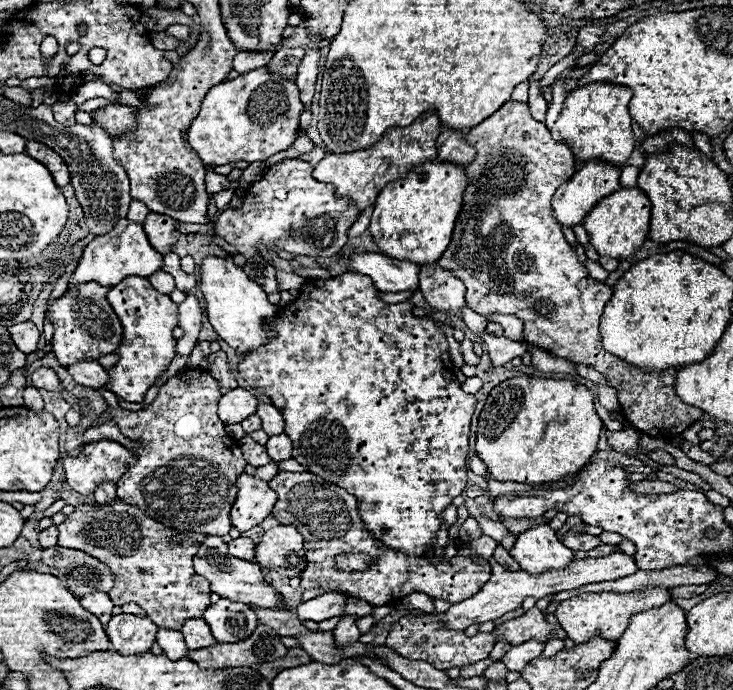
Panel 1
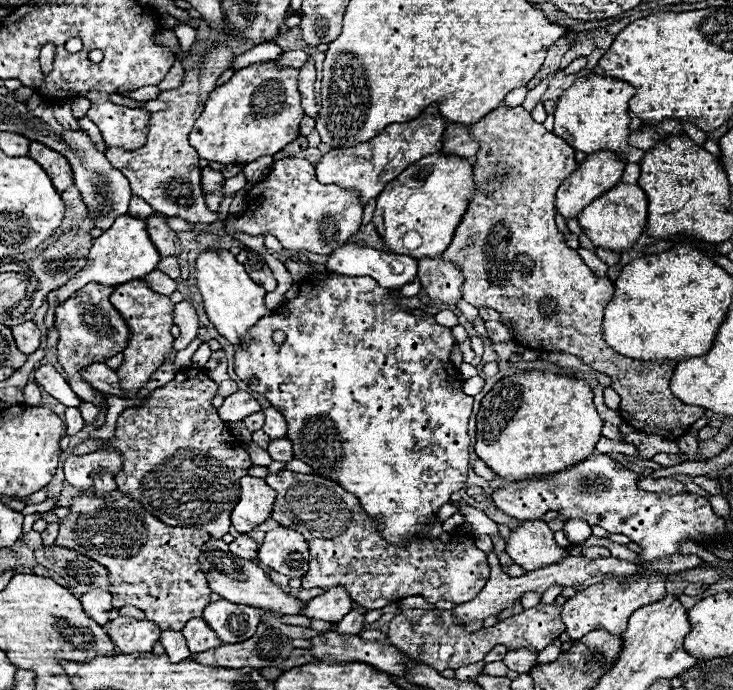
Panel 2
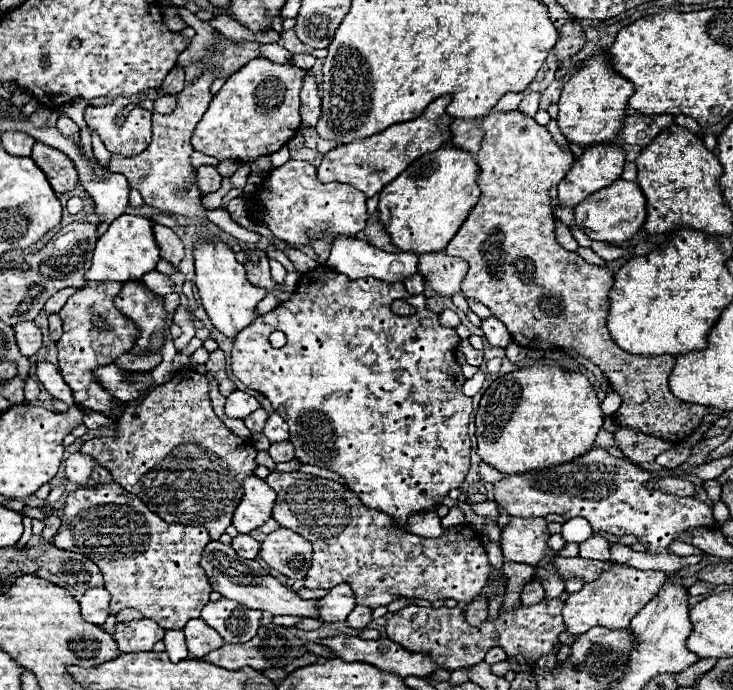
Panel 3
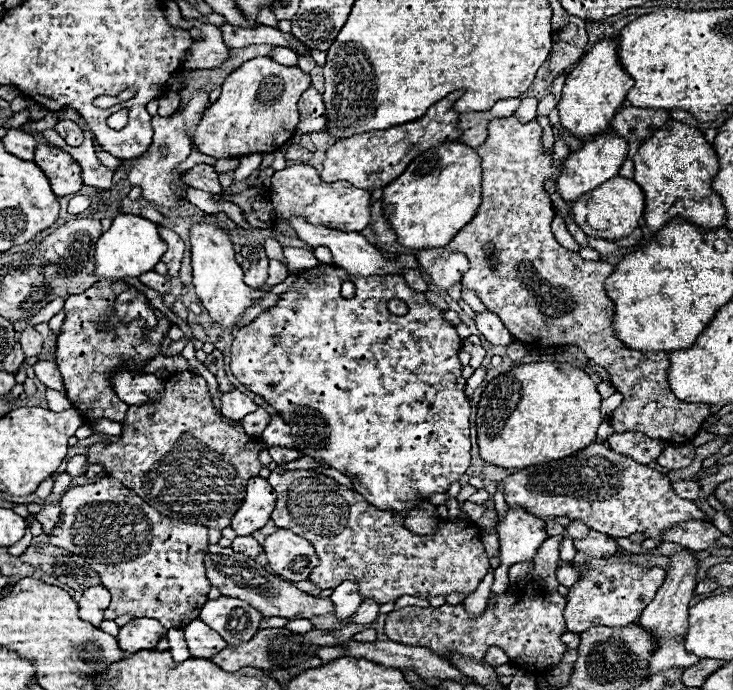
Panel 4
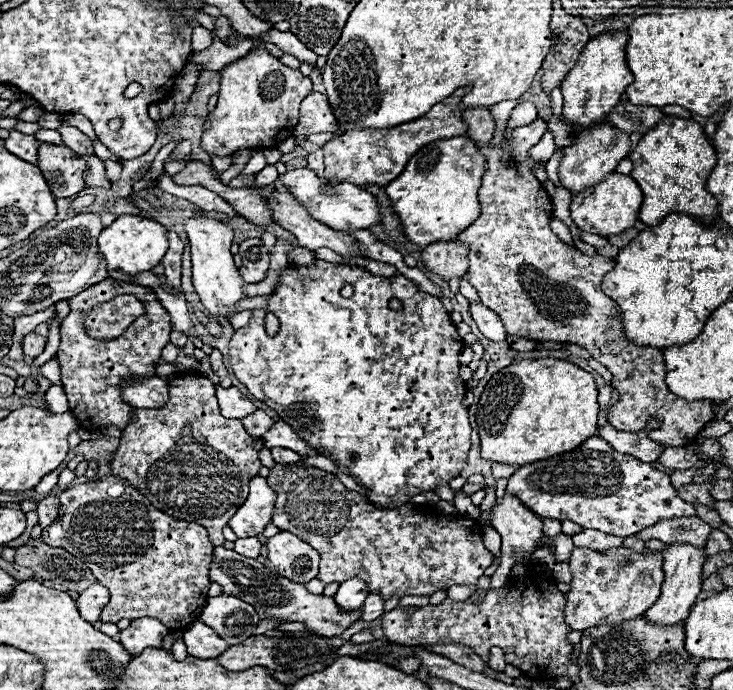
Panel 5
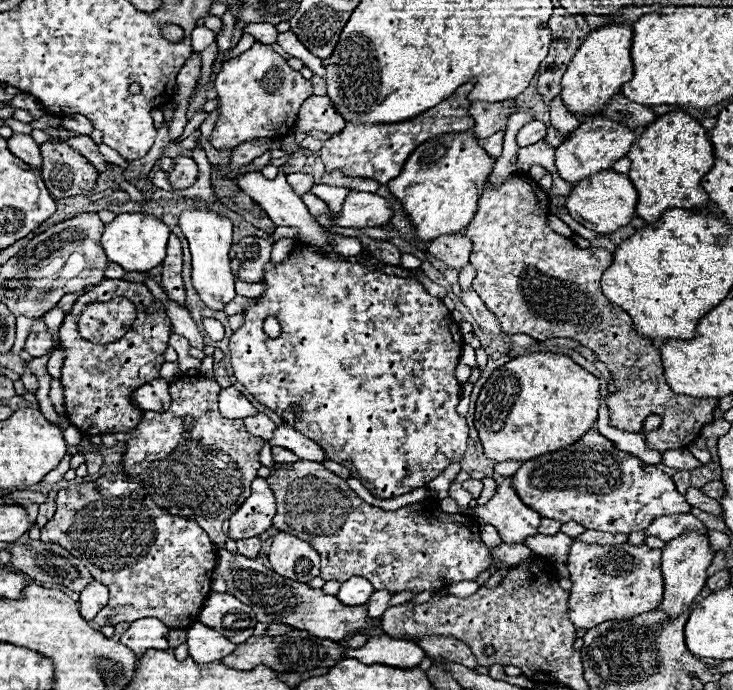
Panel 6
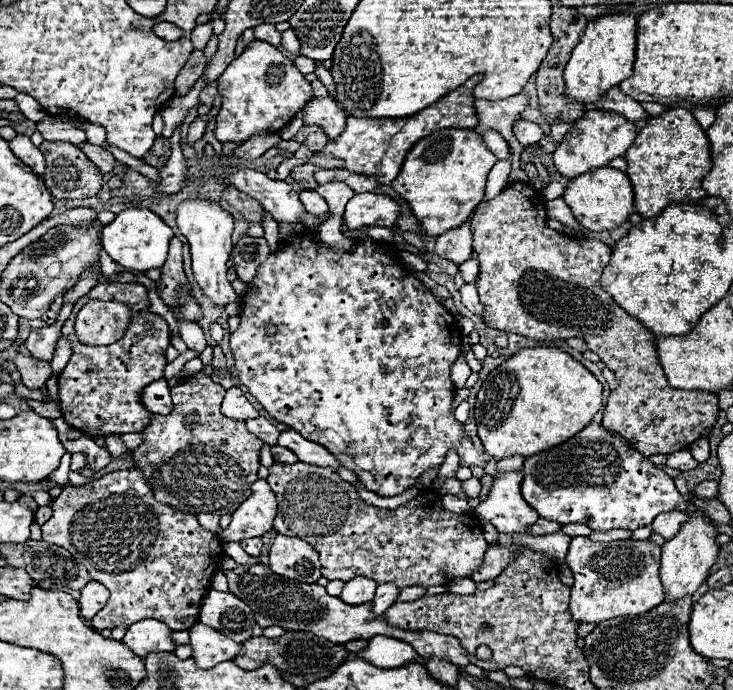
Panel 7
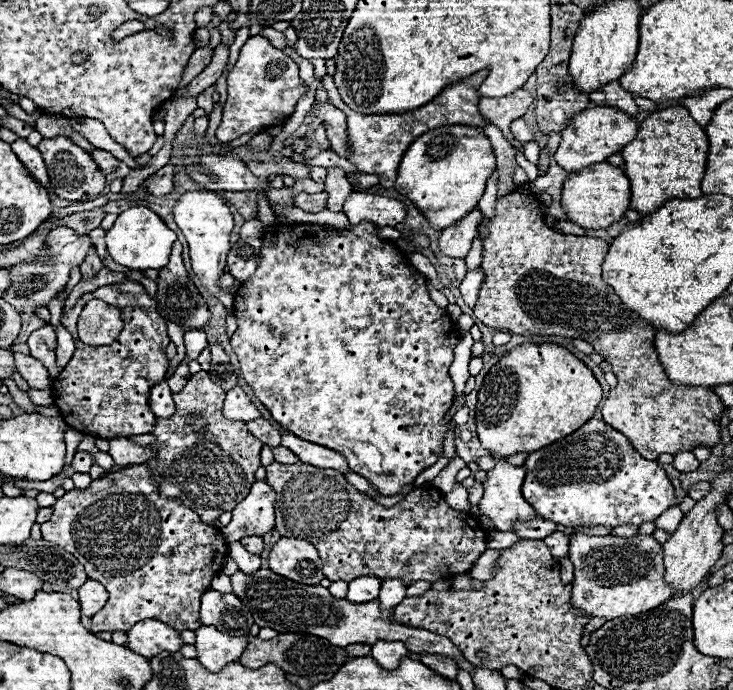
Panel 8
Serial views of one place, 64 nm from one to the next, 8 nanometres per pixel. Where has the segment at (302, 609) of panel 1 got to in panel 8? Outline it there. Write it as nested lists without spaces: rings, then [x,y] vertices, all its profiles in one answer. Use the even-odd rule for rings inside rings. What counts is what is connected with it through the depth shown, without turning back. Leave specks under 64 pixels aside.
[[[360,576],[348,584],[348,596],[346,600],[352,600],[354,604],[364,600],[376,600],[380,592],[382,580],[376,576]]]

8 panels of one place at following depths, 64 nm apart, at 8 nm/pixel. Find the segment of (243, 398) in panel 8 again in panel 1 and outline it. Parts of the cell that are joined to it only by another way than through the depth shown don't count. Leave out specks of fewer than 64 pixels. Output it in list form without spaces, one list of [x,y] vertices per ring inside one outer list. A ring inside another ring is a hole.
[[[234,388],[226,392],[218,402],[218,416],[224,424],[238,424],[248,416],[256,414],[258,400],[244,388]]]

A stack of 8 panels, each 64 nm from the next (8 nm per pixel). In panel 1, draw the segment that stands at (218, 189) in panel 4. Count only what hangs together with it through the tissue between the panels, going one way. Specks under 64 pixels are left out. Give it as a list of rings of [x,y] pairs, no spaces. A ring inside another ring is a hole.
[[[208,170],[204,182],[206,182],[206,190],[208,190],[210,194],[216,194],[216,192],[222,192],[222,190],[228,186],[230,180],[228,180],[228,176],[222,176],[222,174],[216,174],[216,172]]]

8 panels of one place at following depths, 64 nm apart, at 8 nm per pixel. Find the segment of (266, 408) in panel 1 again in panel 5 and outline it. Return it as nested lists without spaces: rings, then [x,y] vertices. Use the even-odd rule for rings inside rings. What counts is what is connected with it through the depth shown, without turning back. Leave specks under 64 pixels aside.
[[[278,420],[274,424],[274,428],[270,428],[266,434],[264,434],[264,444],[268,448],[274,448],[274,446],[280,446],[280,448],[288,448],[288,450],[294,450],[298,452],[302,458],[308,458],[308,456],[318,456],[316,448],[312,448],[304,438],[300,438],[288,424],[284,424],[282,420]]]

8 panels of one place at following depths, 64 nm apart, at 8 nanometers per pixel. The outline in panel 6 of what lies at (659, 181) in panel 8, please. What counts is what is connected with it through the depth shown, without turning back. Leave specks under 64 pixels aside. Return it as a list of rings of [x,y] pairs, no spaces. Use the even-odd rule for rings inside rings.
[[[676,110],[676,112],[668,112],[664,116],[658,116],[652,124],[646,126],[646,130],[634,140],[628,158],[632,162],[630,166],[630,180],[638,192],[638,204],[636,204],[636,214],[646,220],[646,222],[654,222],[658,220],[664,210],[668,208],[704,208],[710,198],[704,192],[704,188],[700,186],[700,180],[704,178],[704,174],[714,166],[714,156],[712,156],[712,144],[706,136],[706,130],[700,126],[700,122],[696,118],[692,118],[688,112],[684,110]]]

